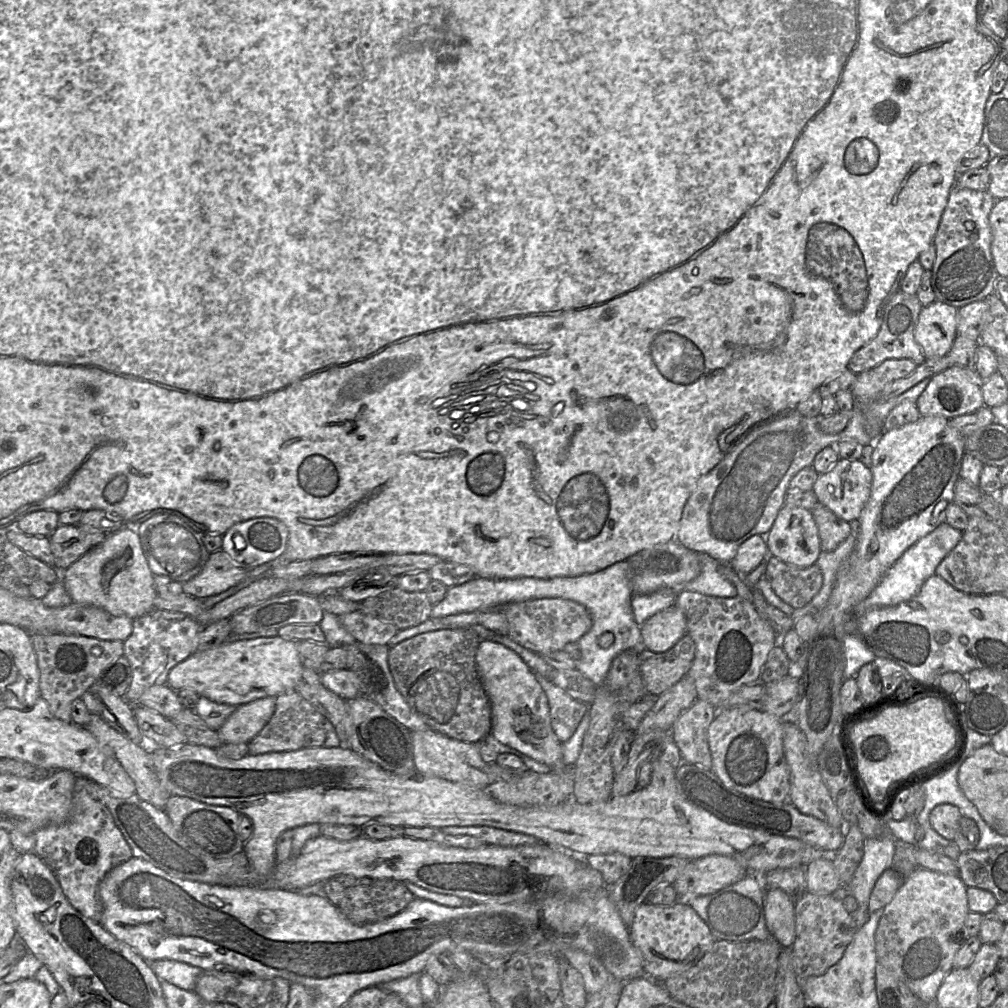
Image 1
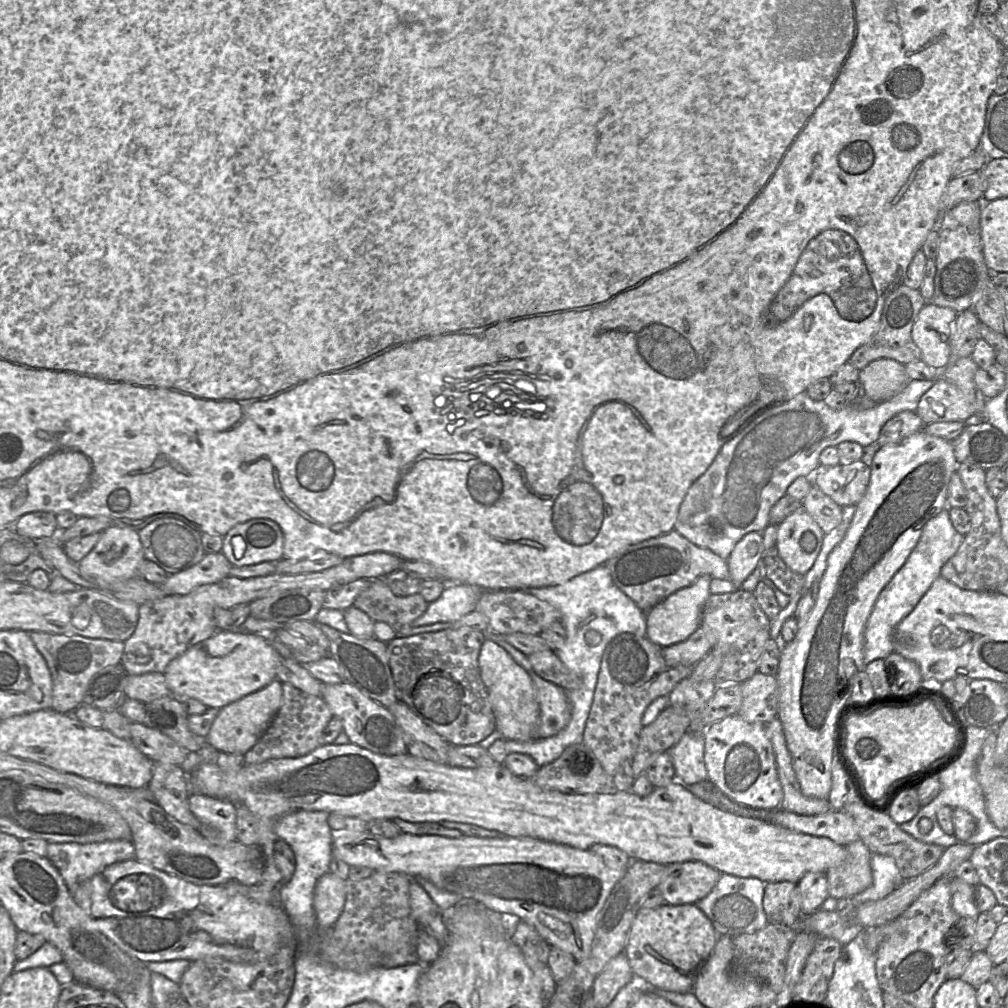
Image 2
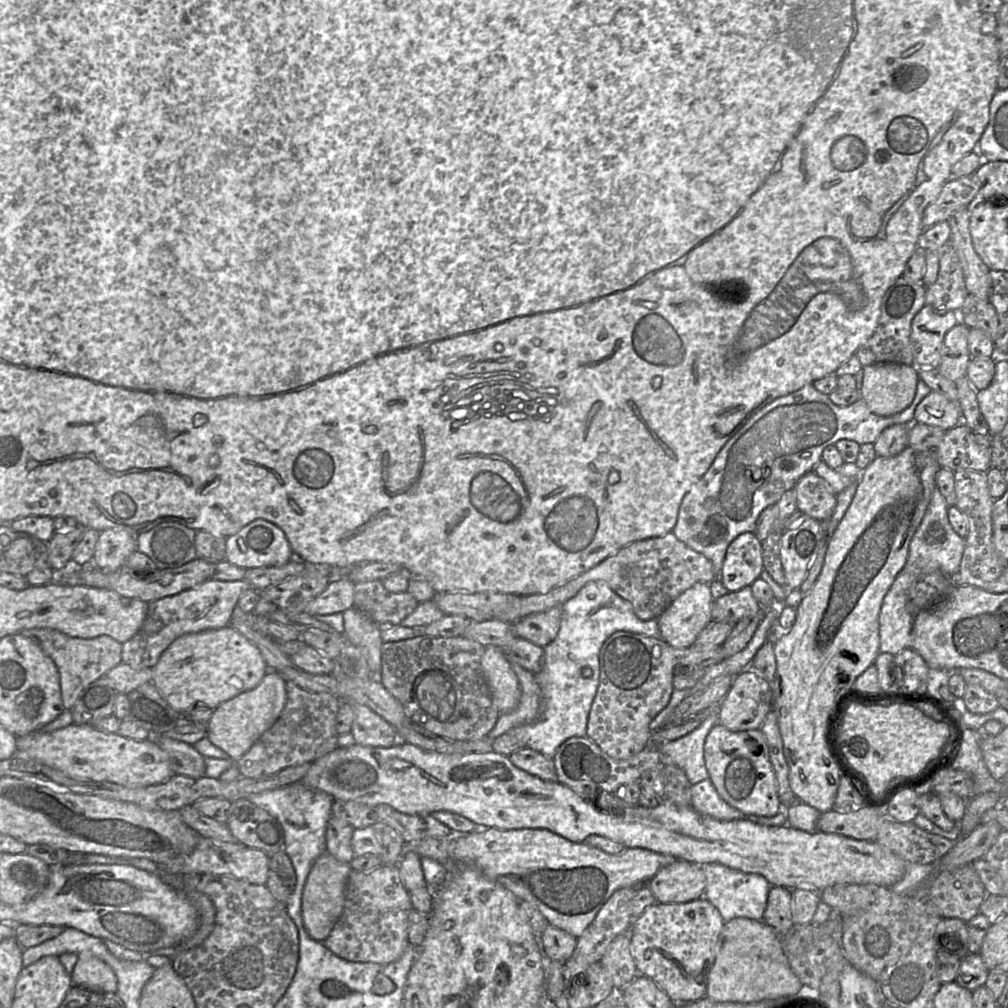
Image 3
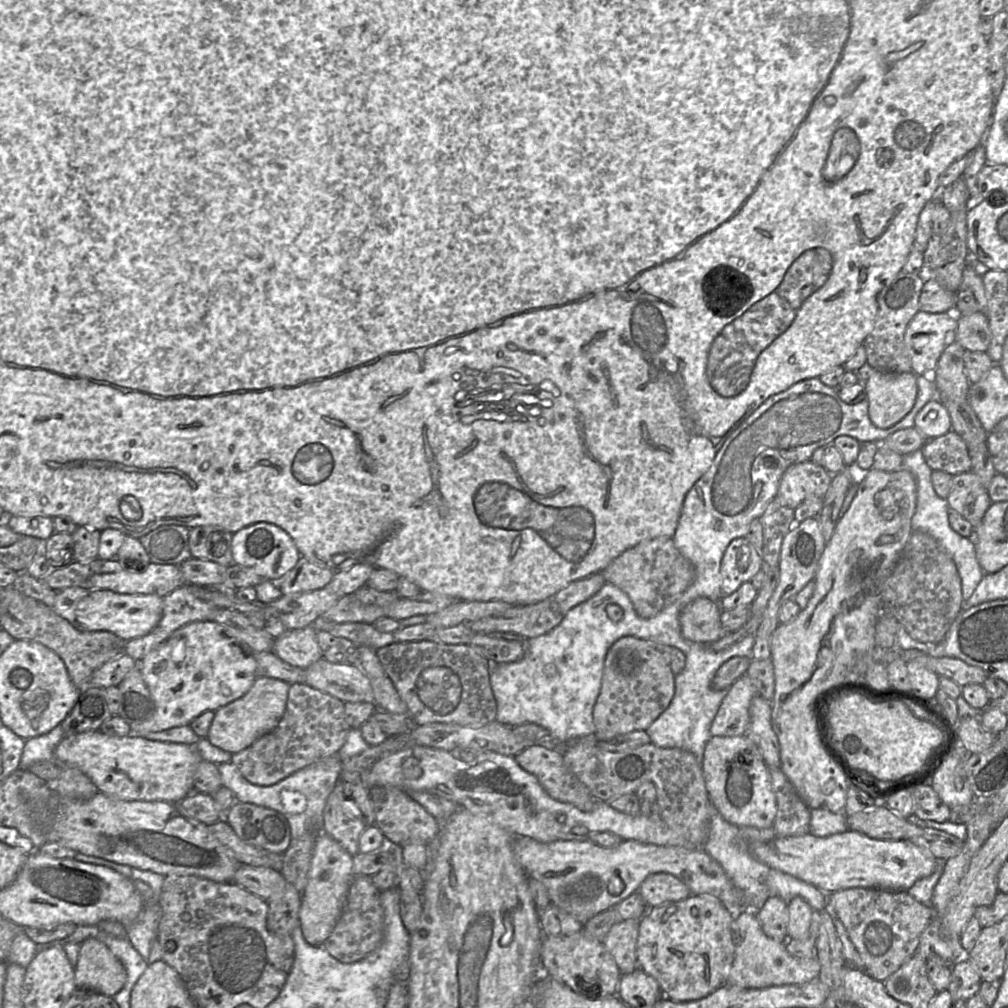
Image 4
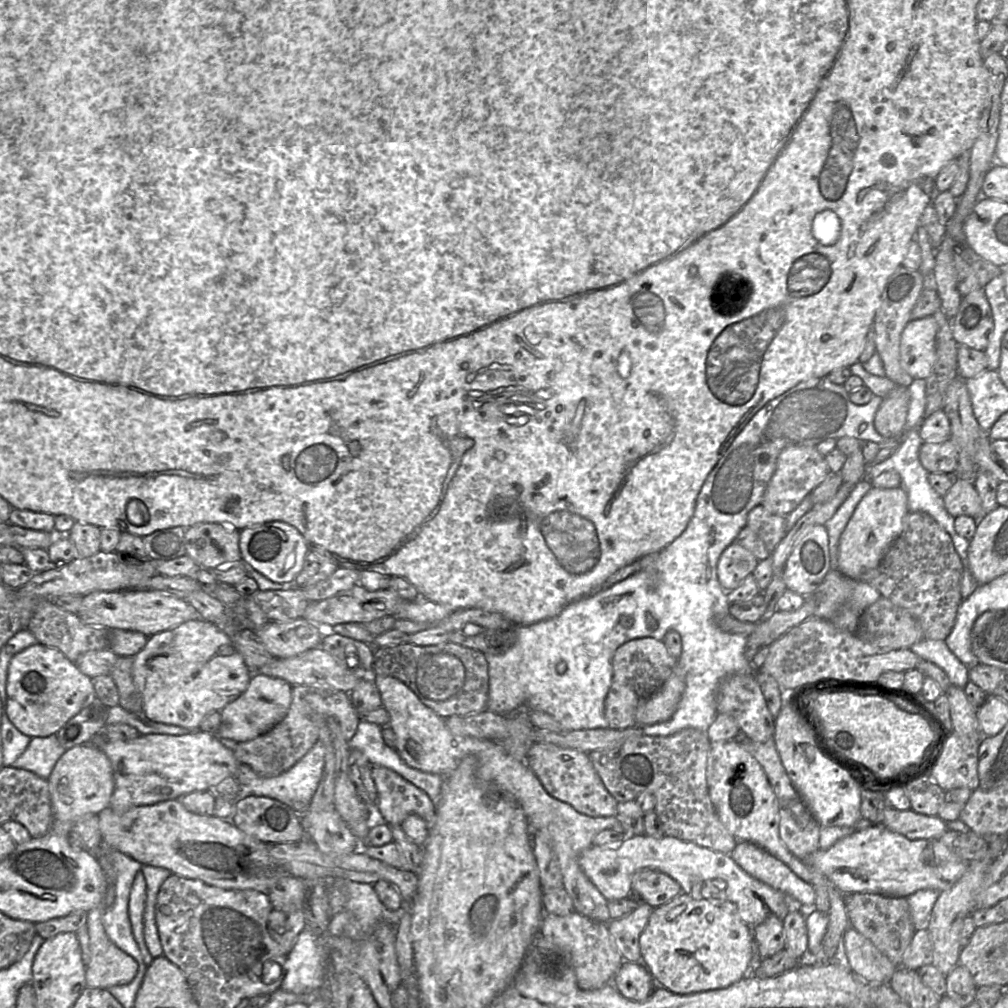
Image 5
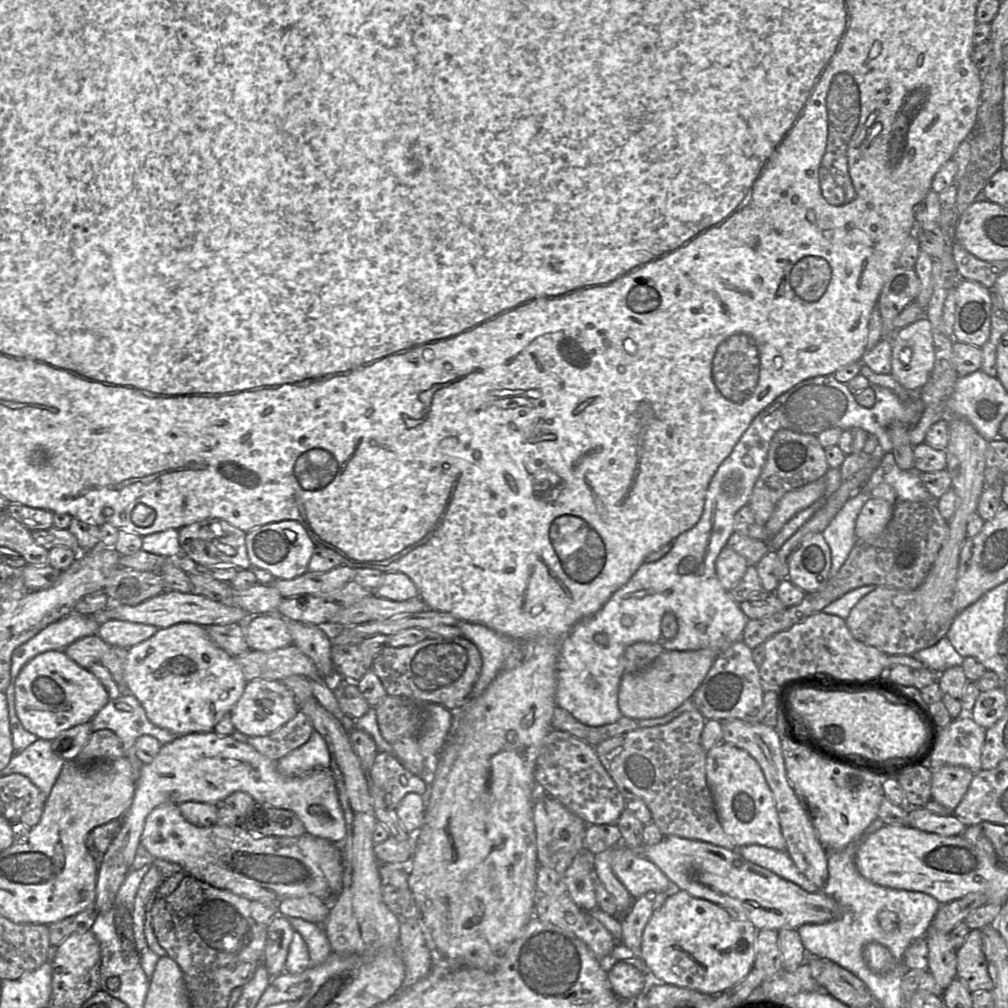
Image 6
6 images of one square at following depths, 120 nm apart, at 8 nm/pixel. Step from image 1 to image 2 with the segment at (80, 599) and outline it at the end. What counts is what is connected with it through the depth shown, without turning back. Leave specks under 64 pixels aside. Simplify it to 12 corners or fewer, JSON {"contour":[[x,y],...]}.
{"contour":[[111,525],[78,567],[125,580],[144,559],[138,532]]}

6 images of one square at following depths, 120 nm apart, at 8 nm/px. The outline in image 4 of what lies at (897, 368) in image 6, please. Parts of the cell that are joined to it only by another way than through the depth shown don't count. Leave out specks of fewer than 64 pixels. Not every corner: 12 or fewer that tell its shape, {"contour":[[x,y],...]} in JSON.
{"contour":[[918,311],[904,335],[913,373],[933,373],[955,313]]}

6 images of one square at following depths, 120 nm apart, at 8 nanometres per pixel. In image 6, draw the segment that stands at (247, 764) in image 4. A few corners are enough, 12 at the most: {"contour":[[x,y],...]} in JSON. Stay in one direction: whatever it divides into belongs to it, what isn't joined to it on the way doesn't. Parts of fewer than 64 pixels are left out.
{"contour":[[298,710],[273,732],[245,743],[278,761],[306,743],[313,731]]}

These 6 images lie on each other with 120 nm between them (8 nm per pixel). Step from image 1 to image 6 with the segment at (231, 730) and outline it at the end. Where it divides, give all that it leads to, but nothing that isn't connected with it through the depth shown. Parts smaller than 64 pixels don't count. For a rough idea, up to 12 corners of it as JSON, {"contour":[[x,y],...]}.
{"contour":[[247,681],[229,714],[234,729],[261,736],[298,710],[281,681]]}

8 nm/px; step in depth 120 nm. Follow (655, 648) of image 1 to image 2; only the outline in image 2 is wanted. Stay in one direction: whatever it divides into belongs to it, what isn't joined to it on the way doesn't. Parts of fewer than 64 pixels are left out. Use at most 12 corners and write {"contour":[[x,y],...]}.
{"contour":[[700,576],[646,612],[646,637],[660,647],[700,627],[711,595]]}

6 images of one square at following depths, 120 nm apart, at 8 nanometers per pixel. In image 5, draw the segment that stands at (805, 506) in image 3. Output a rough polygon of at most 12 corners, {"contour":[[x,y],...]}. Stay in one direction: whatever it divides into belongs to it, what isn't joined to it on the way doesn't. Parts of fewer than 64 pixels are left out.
{"contour":[[788,446],[761,505],[787,516],[830,474],[813,446]]}

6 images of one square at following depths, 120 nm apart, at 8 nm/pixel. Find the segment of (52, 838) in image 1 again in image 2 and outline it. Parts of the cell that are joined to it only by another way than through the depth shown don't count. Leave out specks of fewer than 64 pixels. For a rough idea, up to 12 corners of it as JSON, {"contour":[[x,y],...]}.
{"contour":[[131,840],[48,843],[70,892],[113,863],[135,859]]}

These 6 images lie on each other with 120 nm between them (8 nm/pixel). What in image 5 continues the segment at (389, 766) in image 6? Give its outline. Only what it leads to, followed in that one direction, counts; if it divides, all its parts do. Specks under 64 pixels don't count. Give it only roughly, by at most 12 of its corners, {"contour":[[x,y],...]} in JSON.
{"contour":[[373,766],[376,820],[401,826],[417,814],[430,829],[426,792],[384,766]]}

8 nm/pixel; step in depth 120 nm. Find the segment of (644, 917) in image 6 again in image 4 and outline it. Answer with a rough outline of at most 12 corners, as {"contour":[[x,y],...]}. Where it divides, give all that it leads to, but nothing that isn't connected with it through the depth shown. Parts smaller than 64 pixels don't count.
{"contour":[[639,920],[612,926],[604,947],[621,974],[637,968]]}

